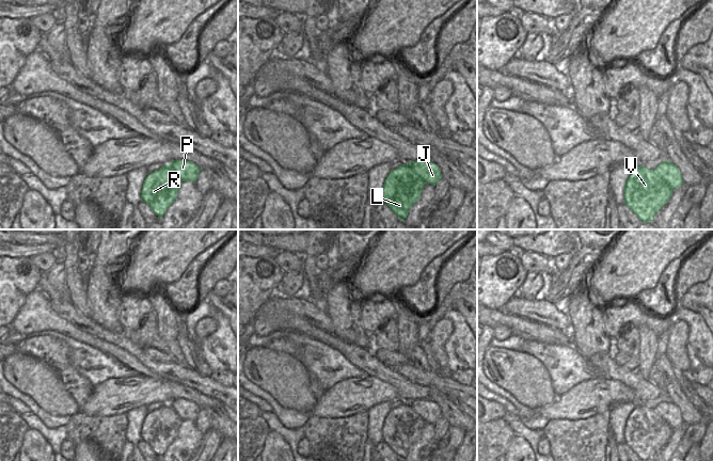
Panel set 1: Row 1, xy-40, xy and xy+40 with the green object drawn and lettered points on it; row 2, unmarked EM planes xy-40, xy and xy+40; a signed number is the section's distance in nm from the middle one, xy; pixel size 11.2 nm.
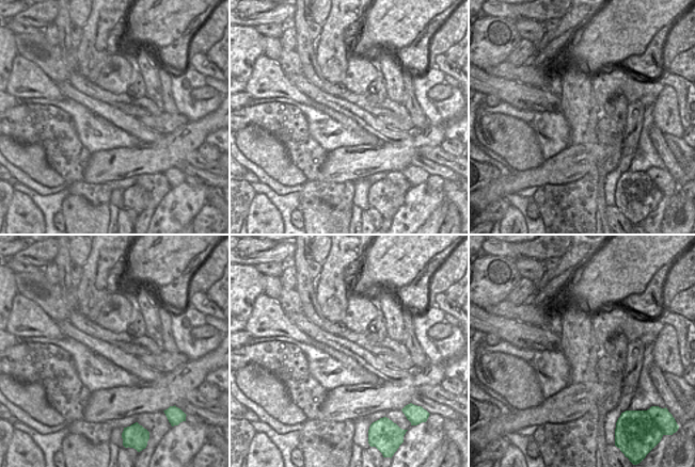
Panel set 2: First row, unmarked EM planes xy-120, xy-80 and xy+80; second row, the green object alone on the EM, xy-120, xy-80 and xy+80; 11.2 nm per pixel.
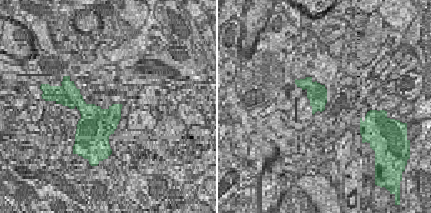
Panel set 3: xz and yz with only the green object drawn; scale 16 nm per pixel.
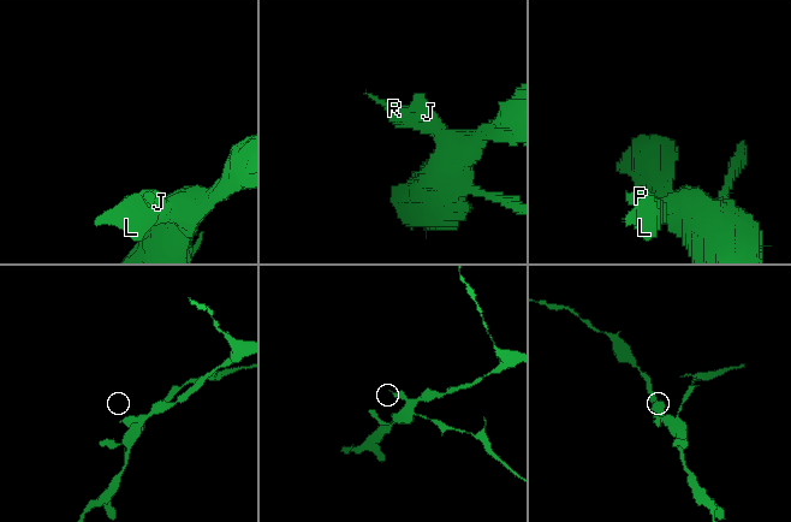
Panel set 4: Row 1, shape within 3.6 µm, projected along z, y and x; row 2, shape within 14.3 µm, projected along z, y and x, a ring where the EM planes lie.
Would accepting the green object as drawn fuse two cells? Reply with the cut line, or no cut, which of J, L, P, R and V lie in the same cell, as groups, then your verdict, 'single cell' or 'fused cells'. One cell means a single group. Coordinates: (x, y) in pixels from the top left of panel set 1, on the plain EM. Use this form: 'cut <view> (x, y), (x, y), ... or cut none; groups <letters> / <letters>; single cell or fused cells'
cut xy+40 (653, 409), (672, 428); groups J P / L R V; fused cells

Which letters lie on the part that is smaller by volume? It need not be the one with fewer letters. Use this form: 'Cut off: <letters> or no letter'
Cut off: L, R, V

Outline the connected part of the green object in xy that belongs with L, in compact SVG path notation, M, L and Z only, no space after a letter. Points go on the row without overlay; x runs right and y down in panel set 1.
M410 403L391 409L382 426L382 439L403 460L410 447L419 439L426 422L414 412Z

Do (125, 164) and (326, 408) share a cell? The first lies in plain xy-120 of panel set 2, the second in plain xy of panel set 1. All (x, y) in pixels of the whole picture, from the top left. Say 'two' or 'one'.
one

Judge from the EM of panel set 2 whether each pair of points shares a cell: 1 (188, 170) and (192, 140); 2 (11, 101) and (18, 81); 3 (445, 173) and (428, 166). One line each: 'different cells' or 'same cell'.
1: different cells
2: different cells
3: same cell

